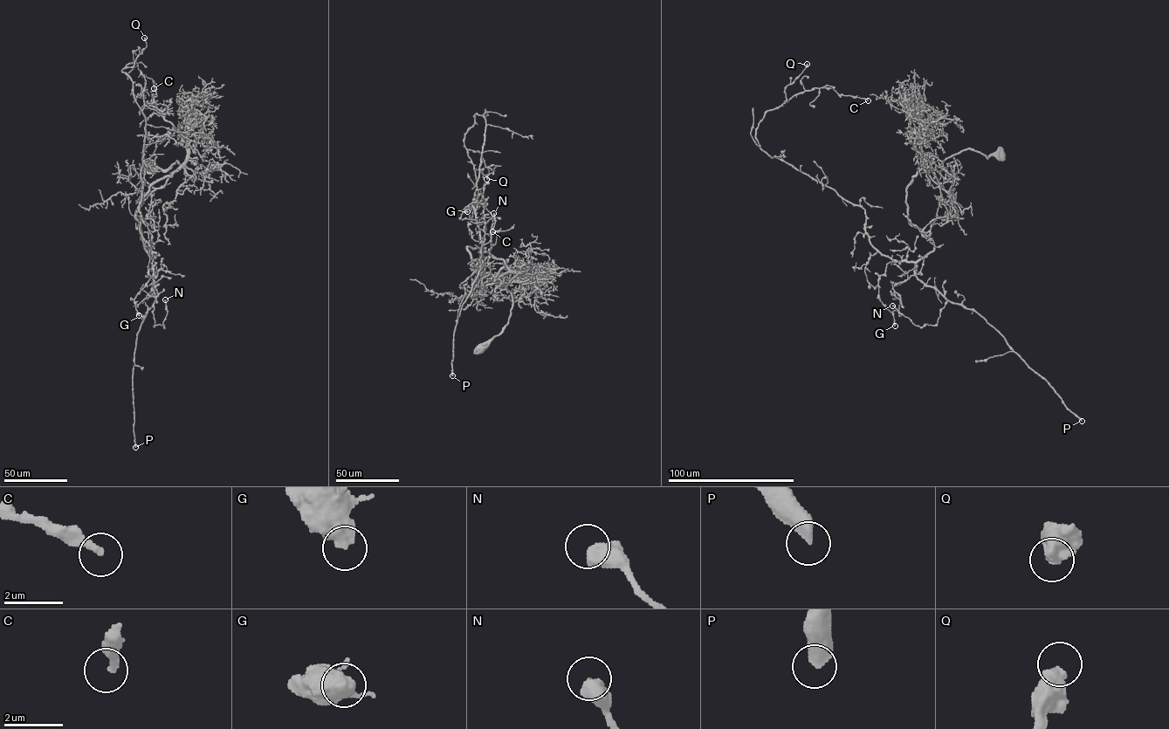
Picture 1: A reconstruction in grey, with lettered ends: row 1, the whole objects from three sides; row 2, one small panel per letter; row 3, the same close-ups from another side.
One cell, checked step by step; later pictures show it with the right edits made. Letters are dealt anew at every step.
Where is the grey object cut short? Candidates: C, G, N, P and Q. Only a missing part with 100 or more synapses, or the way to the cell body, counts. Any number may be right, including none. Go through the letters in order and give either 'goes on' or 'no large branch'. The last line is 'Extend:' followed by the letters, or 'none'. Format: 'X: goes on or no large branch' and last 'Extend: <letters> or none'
C: no large branch
G: no large branch
N: no large branch
P: goes on
Q: no large branch
Extend: P

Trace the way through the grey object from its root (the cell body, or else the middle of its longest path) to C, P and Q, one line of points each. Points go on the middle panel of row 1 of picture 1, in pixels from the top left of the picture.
C: (481, 347), (512, 299), (504, 260), (467, 249), (475, 265), (477, 113), (464, 146), (492, 231)
P: (481, 347), (512, 303), (503, 260), (470, 246), (471, 265), (482, 242), (452, 375)
Q: (481, 347), (512, 299), (504, 260), (467, 249), (475, 265), (477, 113), (464, 146), (486, 179)

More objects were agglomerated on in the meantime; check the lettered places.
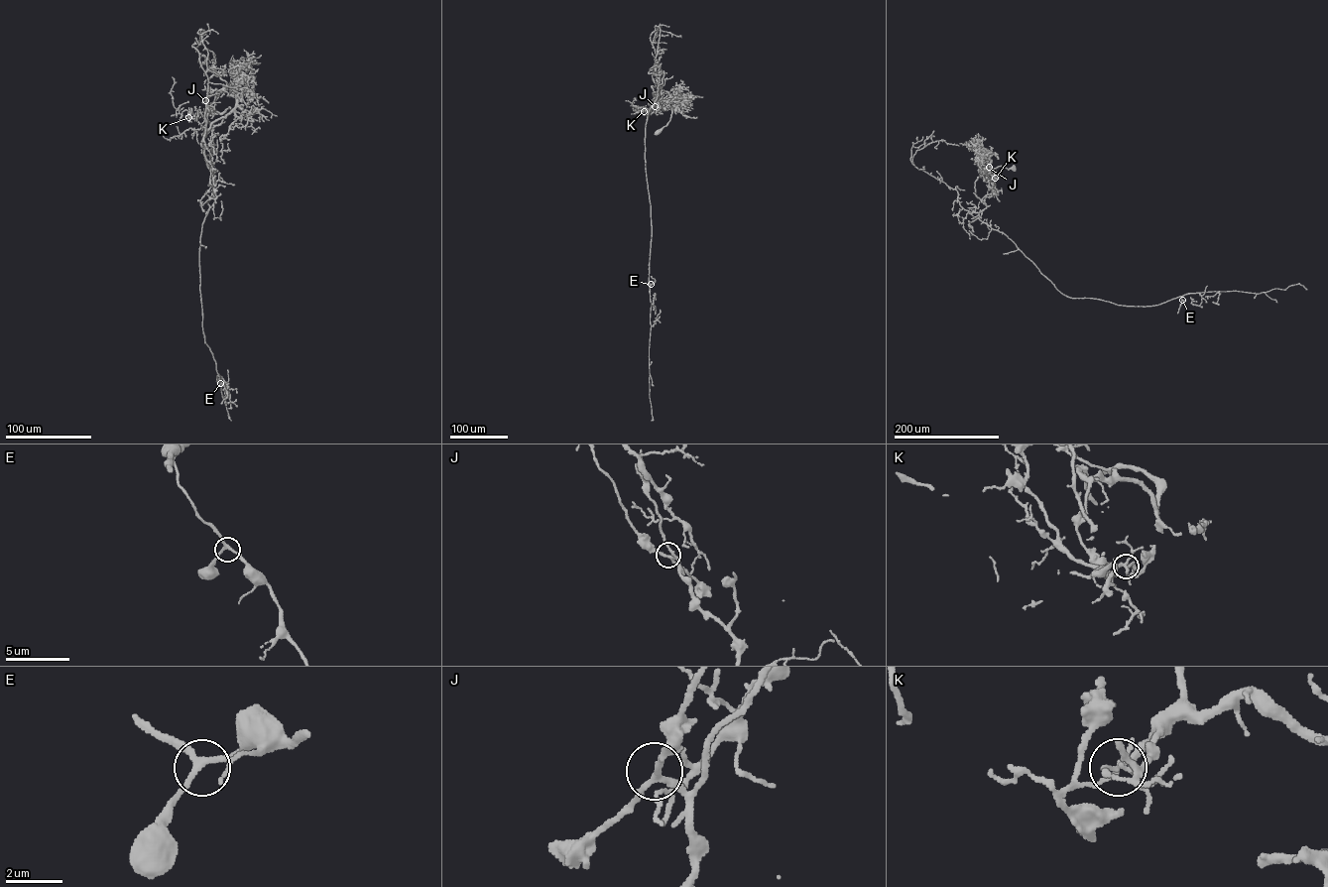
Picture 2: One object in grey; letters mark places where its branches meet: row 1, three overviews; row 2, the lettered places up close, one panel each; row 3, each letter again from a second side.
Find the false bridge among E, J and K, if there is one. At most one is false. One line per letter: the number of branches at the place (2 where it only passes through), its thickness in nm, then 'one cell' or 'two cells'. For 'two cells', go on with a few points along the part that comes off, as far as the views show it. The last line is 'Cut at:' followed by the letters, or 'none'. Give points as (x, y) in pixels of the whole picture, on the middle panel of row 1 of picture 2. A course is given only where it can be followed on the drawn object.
E: 3 branches meet; 190 nm thick; one cell
J: 3 branches meet; 190 nm thick; one cell
K: 4 branches meet; 180 nm thick; two cells; foreign part runs (644, 111), (633, 110), (634, 98)
Cut at: K

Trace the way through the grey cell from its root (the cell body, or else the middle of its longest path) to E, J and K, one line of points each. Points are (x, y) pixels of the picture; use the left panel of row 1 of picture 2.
E: (211, 110), (231, 109), (211, 124), (201, 144), (212, 174), (214, 201), (200, 237), (202, 327), (220, 383)
J: (211, 110), (220, 113), (229, 107), (231, 109), (219, 125), (213, 125), (204, 118), (205, 100)
K: (211, 110), (220, 113), (229, 107), (231, 109), (219, 125), (209, 130), (188, 117)

